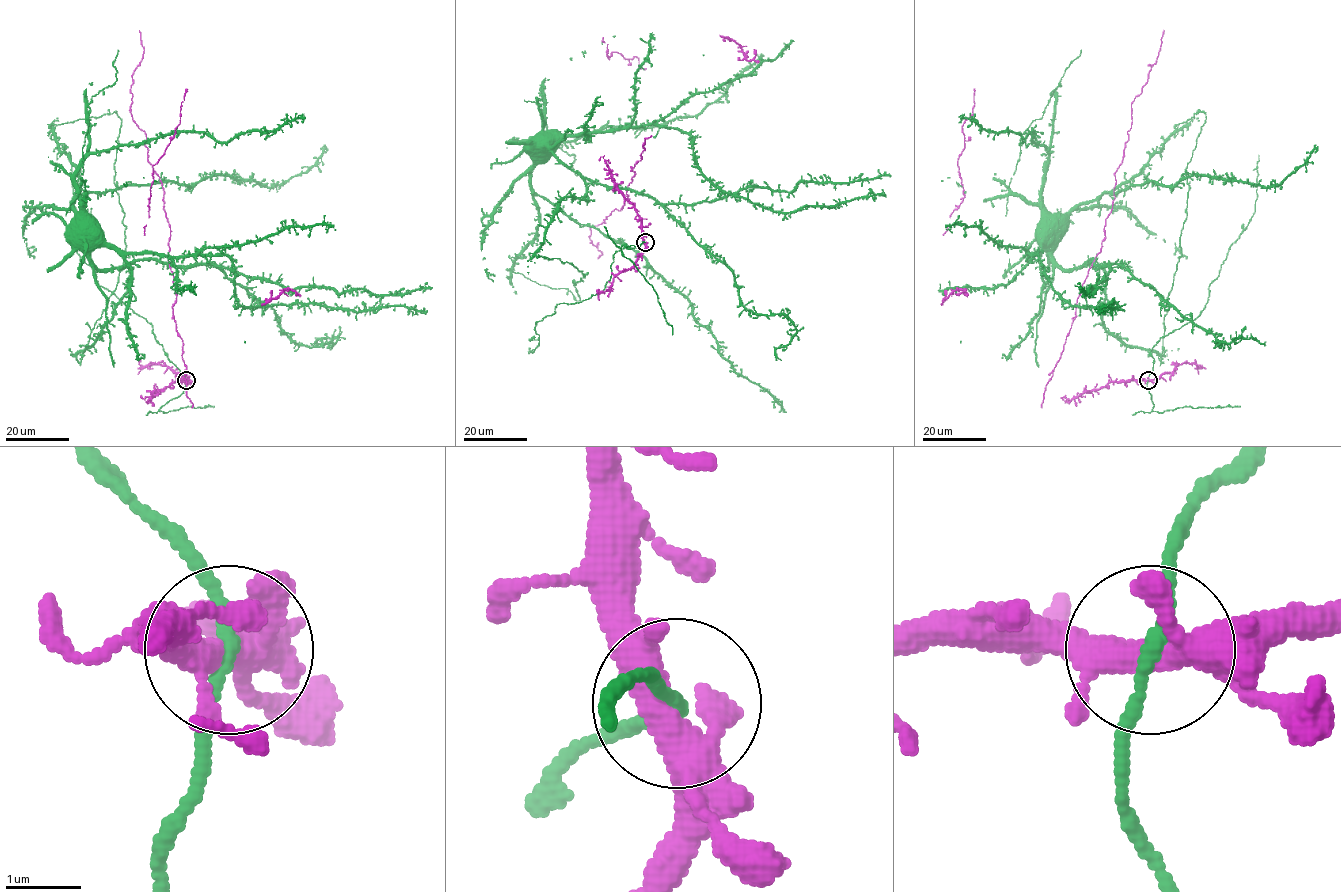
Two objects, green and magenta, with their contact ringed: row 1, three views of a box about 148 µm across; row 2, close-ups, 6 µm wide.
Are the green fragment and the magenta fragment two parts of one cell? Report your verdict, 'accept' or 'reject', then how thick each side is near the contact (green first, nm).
reject; calibres 160 and 360 nm

